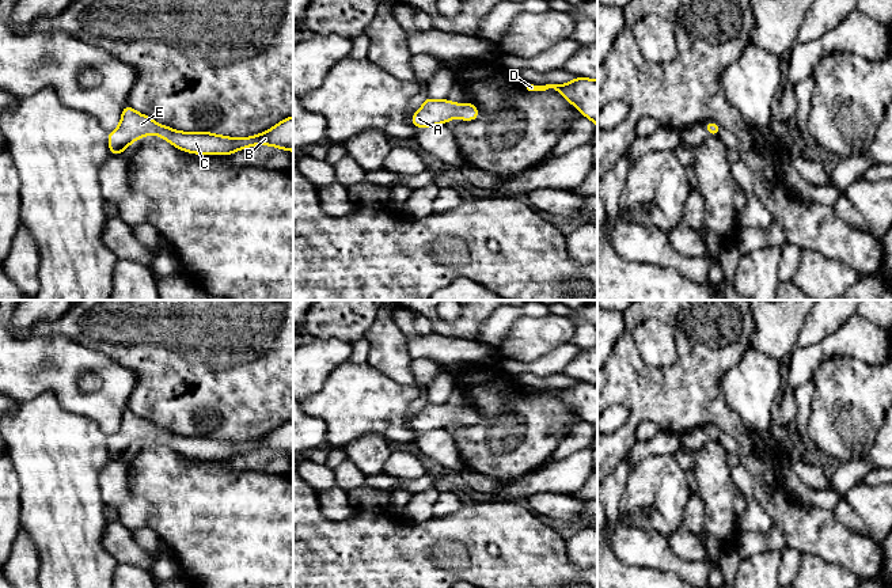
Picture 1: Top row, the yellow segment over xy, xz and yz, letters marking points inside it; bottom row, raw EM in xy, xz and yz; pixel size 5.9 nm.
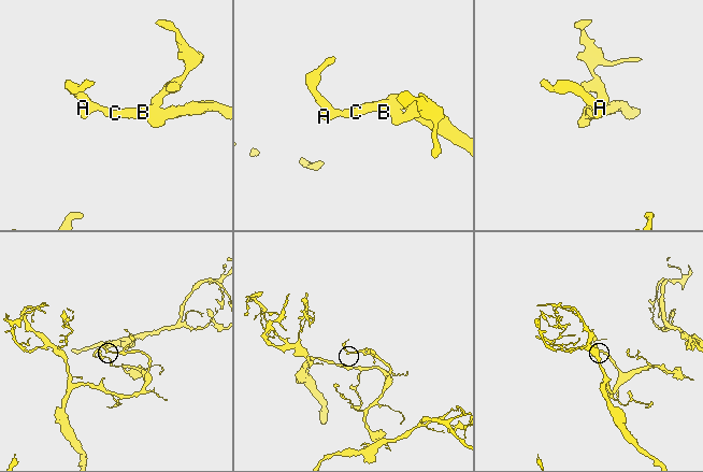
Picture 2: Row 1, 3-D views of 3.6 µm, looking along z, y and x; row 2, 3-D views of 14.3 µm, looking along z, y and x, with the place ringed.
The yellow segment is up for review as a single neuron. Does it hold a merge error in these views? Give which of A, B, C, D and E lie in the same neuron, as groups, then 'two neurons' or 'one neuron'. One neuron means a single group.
groups A B C D E; one neuron

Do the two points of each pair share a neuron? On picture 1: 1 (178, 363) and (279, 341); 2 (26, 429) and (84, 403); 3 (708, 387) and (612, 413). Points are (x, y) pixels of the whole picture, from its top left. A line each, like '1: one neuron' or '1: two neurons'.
1: one neuron
2: two neurons
3: two neurons

